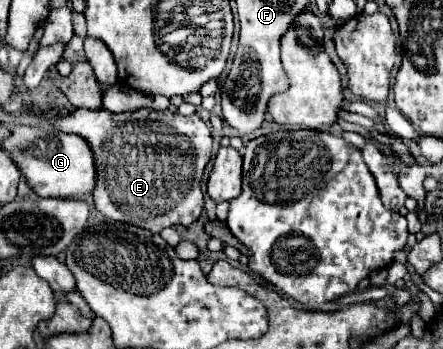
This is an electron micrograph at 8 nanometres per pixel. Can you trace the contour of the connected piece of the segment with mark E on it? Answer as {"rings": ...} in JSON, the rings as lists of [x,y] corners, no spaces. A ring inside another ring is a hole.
{"rings":[[[74,110],[72,118],[60,118],[56,128],[62,132],[78,134],[90,142],[96,156],[98,168],[98,184],[92,192],[96,210],[110,220],[126,222],[154,234],[162,232],[168,226],[190,226],[204,208],[202,194],[202,176],[204,168],[212,156],[212,132],[200,120],[198,114],[182,116],[178,112],[90,112],[90,110]]]}

